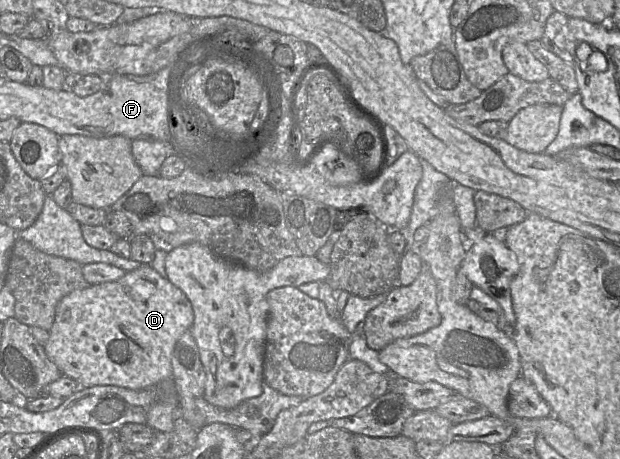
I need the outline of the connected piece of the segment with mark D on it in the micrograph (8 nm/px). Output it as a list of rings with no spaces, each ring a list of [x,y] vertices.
[[[141,265],[112,282],[89,285],[66,295],[58,303],[55,320],[44,345],[47,357],[61,373],[81,386],[115,385],[143,390],[172,381],[171,357],[179,337],[190,330],[194,312],[187,296],[151,265]]]

